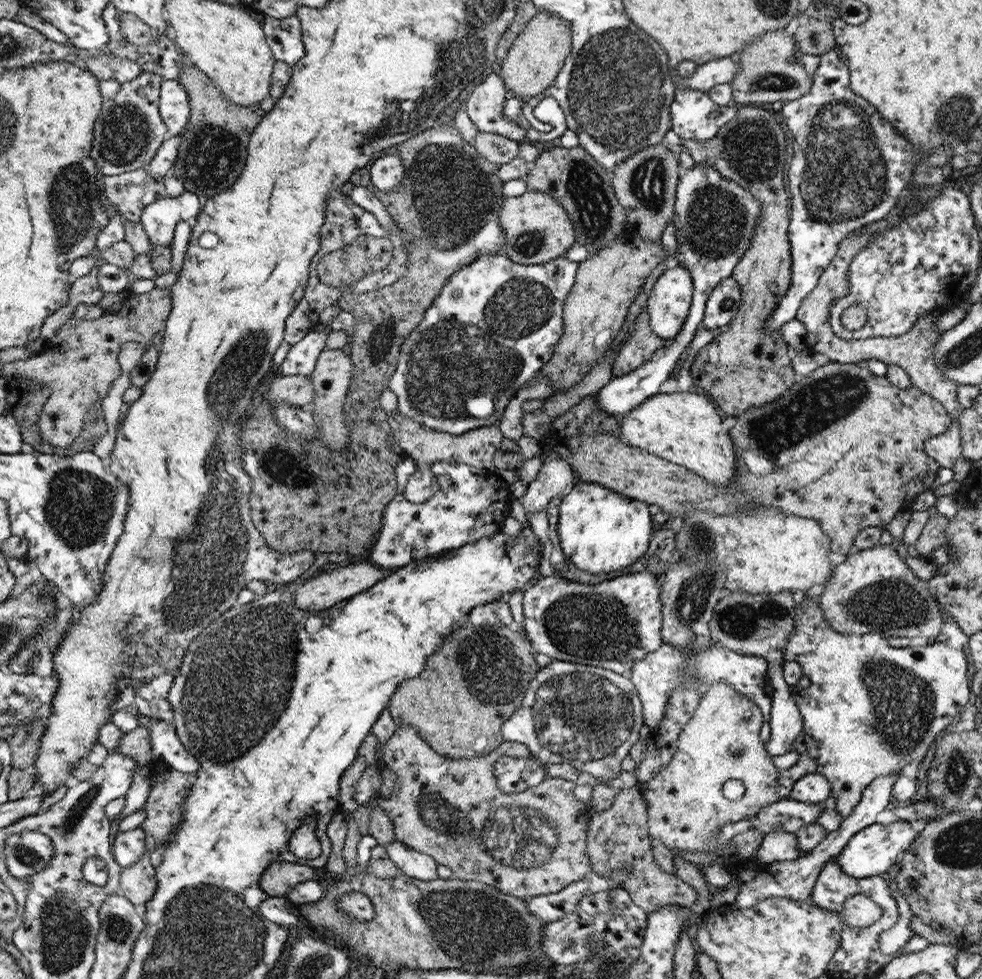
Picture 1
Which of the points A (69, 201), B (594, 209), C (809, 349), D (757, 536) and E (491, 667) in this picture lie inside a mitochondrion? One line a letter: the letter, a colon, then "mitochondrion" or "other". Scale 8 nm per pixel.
A: mitochondrion
B: mitochondrion
C: other
D: other
E: mitochondrion

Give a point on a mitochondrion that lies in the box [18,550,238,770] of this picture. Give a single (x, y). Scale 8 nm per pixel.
(37, 595)

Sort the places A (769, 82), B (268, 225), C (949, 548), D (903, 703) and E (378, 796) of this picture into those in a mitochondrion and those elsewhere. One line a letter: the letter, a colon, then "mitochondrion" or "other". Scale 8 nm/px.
A: mitochondrion
B: other
C: other
D: mitochondrion
E: other

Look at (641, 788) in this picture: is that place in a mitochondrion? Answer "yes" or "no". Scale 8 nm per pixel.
no

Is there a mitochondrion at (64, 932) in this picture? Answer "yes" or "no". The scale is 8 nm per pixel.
yes

